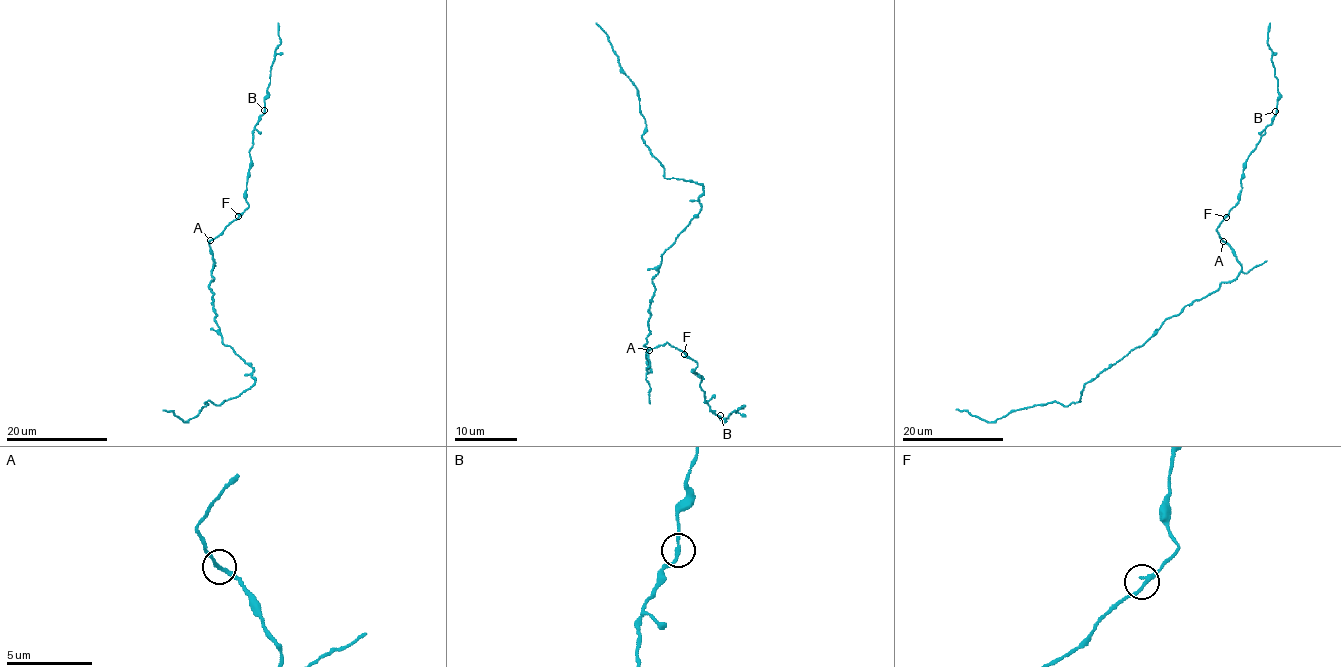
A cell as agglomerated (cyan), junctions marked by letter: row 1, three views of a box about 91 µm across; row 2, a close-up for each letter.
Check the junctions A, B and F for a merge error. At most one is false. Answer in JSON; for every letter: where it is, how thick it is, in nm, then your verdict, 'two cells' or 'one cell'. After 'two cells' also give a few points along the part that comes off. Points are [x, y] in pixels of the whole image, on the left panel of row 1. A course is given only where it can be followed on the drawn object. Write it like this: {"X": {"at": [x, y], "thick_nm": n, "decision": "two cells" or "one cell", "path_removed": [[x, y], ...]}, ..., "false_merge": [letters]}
{"A": {"at": [210, 240], "thick_nm": 200, "decision": "one cell"}, "B": {"at": [264, 110], "thick_nm": 190, "decision": "one cell"}, "F": {"at": [238, 216], "thick_nm": 200, "decision": "one cell"}, "false_merge": []}

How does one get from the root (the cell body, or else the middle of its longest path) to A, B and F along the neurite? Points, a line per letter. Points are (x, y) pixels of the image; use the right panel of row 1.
A: (1205, 298), (1222, 282), (1232, 281), (1241, 270), (1235, 252), (1223, 240)
B: (1205, 298), (1222, 282), (1232, 281), (1241, 270), (1235, 252), (1216, 229), (1238, 201), (1243, 164), (1275, 111)
F: (1205, 298), (1222, 282), (1232, 281), (1241, 270), (1235, 252), (1216, 229), (1226, 217)

